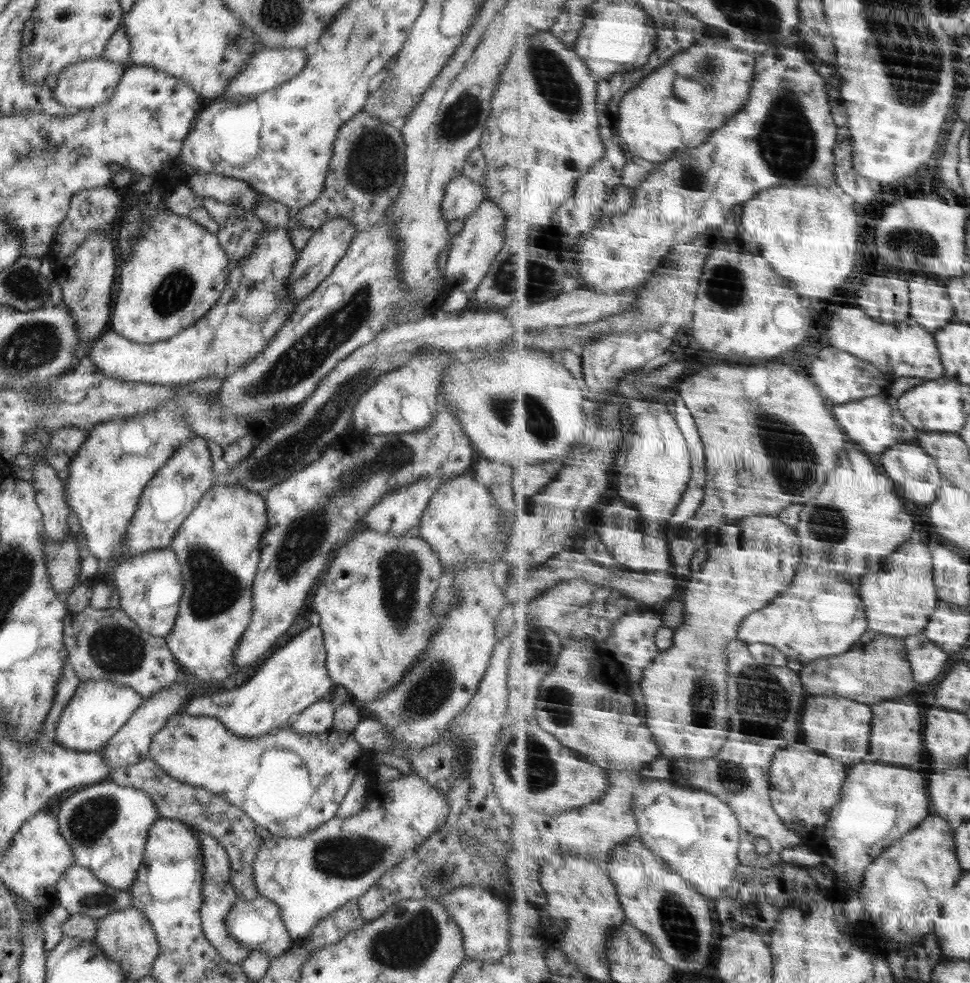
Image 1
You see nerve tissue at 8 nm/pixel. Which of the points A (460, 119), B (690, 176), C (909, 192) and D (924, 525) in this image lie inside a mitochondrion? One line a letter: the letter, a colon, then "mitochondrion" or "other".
A: mitochondrion
B: mitochondrion
C: other
D: other

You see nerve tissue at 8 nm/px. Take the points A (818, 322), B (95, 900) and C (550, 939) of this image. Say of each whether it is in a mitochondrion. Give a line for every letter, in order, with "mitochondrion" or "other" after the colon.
A: other
B: mitochondrion
C: other

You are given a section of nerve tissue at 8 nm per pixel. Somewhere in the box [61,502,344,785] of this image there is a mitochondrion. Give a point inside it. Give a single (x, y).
(215, 589)

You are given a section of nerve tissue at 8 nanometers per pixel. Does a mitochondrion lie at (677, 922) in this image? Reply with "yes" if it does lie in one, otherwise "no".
yes

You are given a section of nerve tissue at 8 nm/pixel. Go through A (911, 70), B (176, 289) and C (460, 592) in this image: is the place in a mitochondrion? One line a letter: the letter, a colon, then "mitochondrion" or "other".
A: mitochondrion
B: mitochondrion
C: other

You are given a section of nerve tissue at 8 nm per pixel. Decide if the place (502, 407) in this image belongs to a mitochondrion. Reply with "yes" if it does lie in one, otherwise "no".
yes

